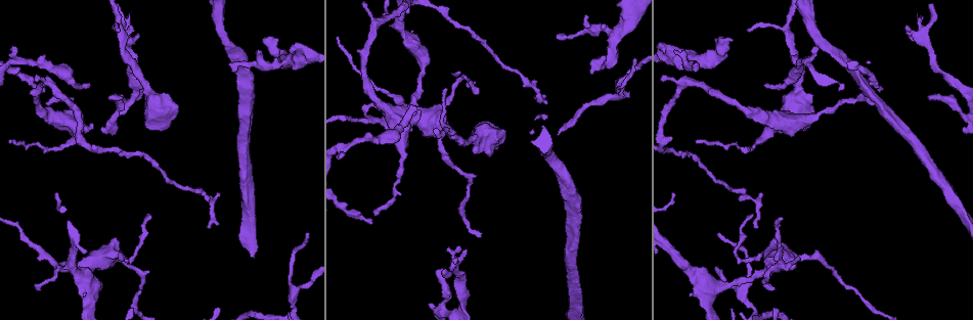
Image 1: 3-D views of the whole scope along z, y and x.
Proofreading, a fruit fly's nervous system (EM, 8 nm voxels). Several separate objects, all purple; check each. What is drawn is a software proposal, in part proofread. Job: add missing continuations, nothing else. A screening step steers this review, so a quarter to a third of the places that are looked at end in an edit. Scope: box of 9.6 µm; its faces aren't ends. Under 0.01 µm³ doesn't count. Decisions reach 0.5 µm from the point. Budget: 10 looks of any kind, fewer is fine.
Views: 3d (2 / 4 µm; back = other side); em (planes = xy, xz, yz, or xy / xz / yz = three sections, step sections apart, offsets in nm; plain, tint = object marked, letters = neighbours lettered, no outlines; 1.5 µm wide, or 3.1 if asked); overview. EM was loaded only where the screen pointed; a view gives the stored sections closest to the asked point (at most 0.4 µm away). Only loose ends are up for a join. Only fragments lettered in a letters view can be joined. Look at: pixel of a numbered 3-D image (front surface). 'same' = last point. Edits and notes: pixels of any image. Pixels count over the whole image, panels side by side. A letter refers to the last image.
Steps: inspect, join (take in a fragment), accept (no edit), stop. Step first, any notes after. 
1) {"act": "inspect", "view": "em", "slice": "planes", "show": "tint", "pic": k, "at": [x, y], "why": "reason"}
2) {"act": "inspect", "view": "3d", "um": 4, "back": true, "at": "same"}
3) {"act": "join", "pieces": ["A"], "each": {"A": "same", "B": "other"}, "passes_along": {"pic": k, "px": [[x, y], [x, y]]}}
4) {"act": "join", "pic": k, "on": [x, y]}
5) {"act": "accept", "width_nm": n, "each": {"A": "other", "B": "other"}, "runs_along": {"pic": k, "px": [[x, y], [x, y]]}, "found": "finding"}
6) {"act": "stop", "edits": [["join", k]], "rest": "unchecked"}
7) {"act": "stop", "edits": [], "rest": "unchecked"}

{"act": "inspect", "view": "3d", "um": 4, "pic": 1, "at": [585, 15], "why": "an open end"}

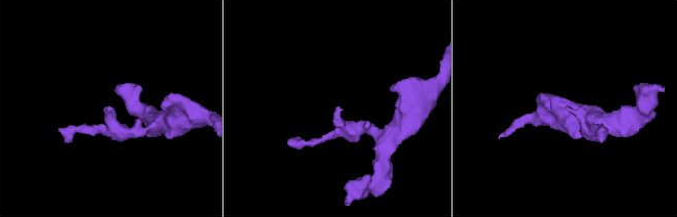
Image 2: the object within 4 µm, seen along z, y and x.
{"act": "inspect", "view": "em", "slice": "xz", "step": 8, "show": "letters", "pic": 2, "at": [108, 106]}

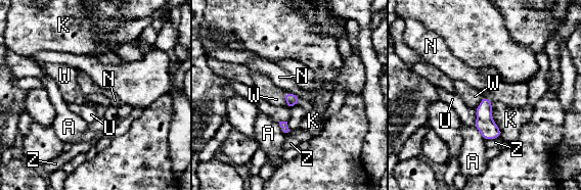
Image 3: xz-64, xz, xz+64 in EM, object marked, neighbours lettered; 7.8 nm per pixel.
{"act": "accept", "each": {"A": "other", "K": "other", "N": "other", "U": "other", "W": "other", "Z": "other"}, "border": {"pic": 3, "px": [[483, 96], [476, 108]]}, "found": "no lettered fragment goes on from it"}

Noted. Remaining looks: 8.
{"act": "inspect", "view": "3d", "um": 2, "pic": 1, "at": [420, 109], "why": "an open end"}

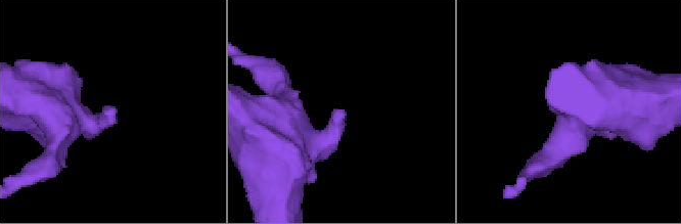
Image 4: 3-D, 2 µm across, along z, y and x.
{"act": "inspect", "view": "em", "slice": "xz", "step": 4, "show": "tint", "pic": 4, "at": [116, 112], "why": "now the EM"}

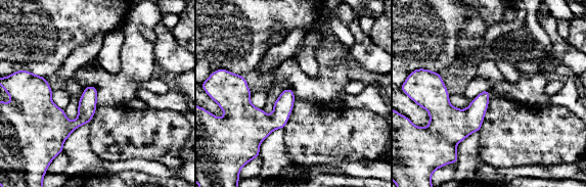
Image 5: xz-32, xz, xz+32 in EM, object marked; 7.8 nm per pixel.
{"act": "inspect", "view": "em", "slice": "xy", "step": 8, "show": "letters", "at": "same"}

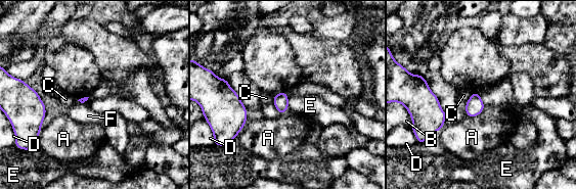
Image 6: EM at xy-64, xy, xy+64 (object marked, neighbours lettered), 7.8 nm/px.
{"act": "accept", "each": {"A": "other", "B": "other", "C": "other", "D": "other", "E": "other", "F": "other"}, "found": "none of them fits"}

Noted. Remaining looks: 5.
{"act": "inspect", "view": "3d", "um": 2, "pic": 1, "at": [118, 100], "why": "free end"}

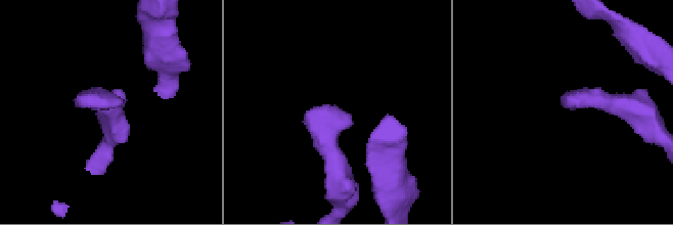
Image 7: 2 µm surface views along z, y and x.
{"act": "inspect", "view": "em", "slice": "planes", "show": "tint", "pic": 7, "at": [336, 106], "why": "shape alone is not enough"}

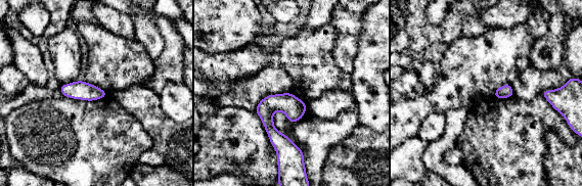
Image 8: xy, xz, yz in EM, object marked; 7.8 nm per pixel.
{"act": "inspect", "view": "em", "slice": "planes", "show": "letters", "at": "same"}

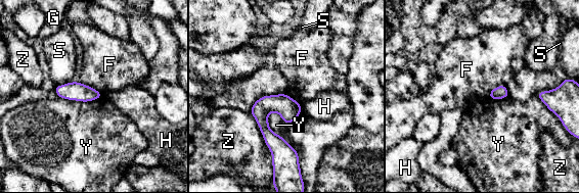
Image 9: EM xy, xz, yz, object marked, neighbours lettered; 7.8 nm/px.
{"act": "accept", "each": {"F": "other", "G": "other", "H": "other", "S": "other", "Y": "other", "Z": "other"}, "border": {"pic": 9, "px": [[79, 81], [98, 90], [103, 96]]}, "found": "no lettered fragment goes on from it"}

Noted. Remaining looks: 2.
{"act": "stop", "edits": [], "rest": "unchecked"}

